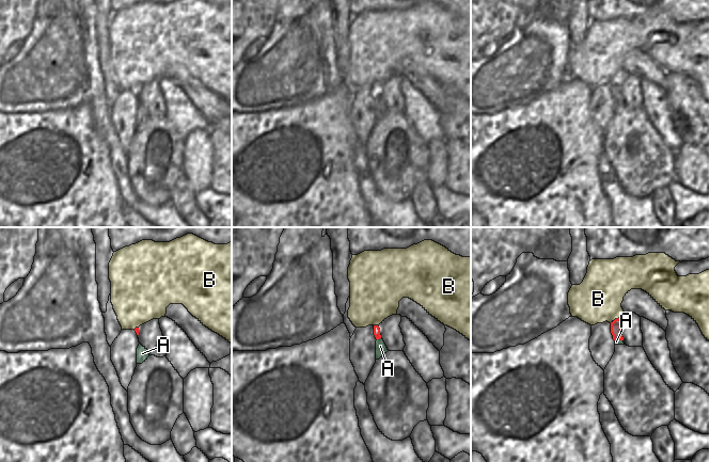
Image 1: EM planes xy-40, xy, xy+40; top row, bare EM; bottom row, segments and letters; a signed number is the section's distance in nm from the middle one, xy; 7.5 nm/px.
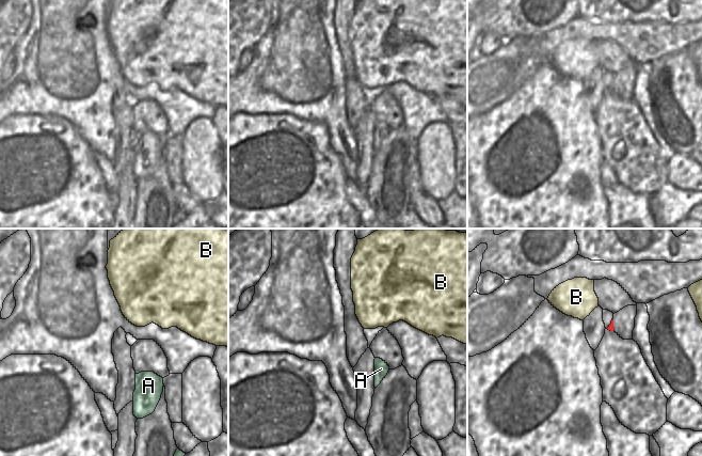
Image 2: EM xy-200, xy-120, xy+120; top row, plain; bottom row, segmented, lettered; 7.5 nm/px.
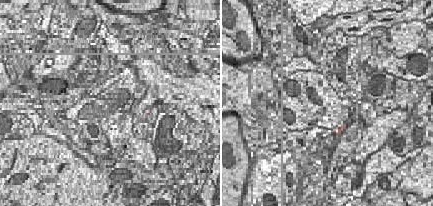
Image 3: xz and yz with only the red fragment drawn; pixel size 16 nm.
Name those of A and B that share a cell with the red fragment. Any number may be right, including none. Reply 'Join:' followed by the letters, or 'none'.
Join: A

